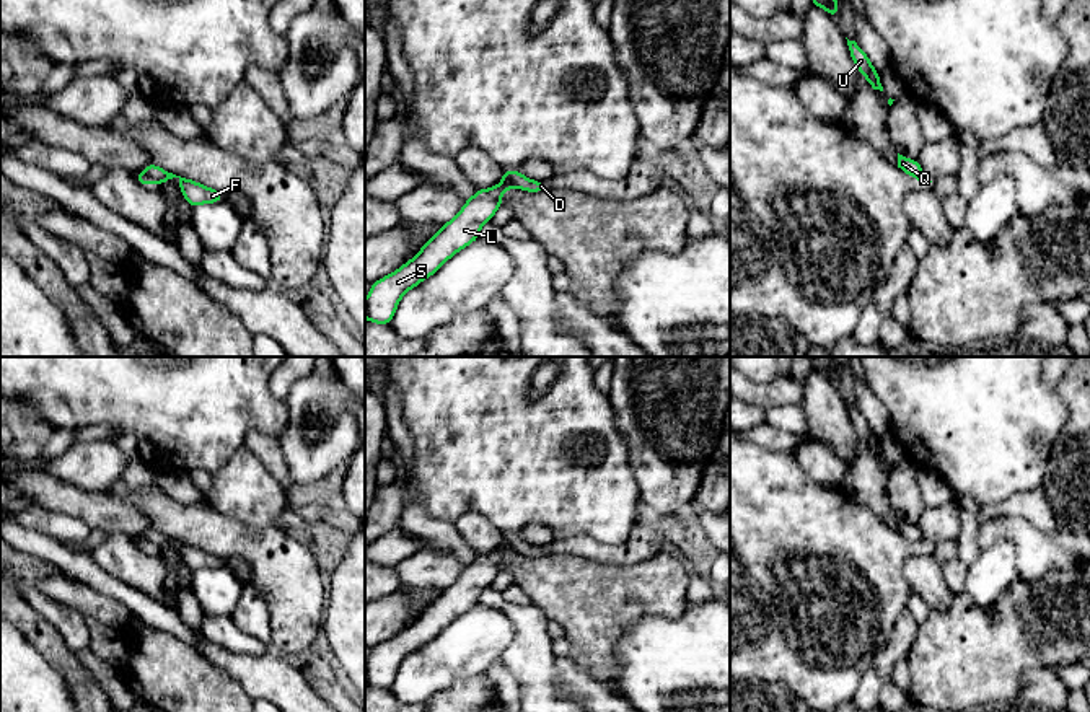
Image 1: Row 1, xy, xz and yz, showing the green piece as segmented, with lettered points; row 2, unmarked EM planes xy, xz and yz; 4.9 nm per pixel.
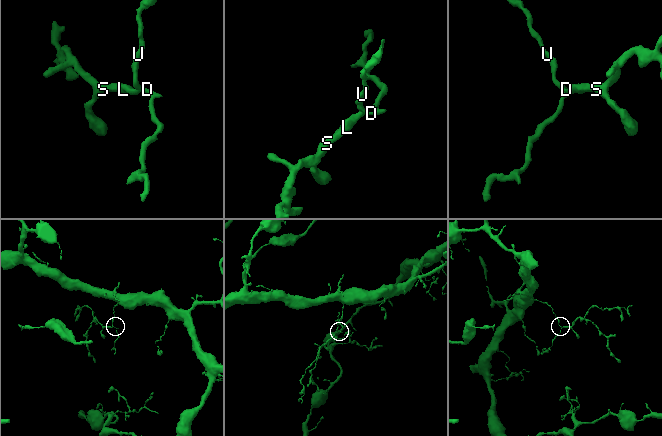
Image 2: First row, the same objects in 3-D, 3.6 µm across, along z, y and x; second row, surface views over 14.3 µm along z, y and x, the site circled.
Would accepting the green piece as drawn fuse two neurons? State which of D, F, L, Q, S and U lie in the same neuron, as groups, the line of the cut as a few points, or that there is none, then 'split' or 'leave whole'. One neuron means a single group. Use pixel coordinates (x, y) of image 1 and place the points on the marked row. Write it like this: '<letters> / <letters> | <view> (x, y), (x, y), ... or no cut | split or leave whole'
D F Q U / L S | xz (504, 178), (517, 186) | split

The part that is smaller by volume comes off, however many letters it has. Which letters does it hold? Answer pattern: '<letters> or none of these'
L, S

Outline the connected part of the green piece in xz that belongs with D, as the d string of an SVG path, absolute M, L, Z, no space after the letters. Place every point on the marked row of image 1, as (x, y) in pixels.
M503 169L503 179L508 179L518 189L523 189L523 191L528 191L528 192L547 191L544 182L531 181L526 176L523 176L520 171Z

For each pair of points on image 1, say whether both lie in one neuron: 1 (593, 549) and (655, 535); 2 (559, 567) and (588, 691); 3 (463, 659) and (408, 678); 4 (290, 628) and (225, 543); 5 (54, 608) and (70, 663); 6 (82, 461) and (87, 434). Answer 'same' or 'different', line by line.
1: same
2: different
3: same
4: same
5: different
6: different

